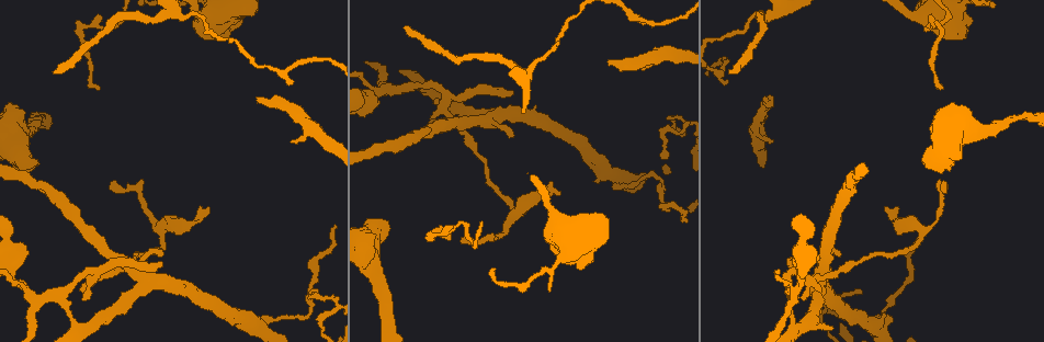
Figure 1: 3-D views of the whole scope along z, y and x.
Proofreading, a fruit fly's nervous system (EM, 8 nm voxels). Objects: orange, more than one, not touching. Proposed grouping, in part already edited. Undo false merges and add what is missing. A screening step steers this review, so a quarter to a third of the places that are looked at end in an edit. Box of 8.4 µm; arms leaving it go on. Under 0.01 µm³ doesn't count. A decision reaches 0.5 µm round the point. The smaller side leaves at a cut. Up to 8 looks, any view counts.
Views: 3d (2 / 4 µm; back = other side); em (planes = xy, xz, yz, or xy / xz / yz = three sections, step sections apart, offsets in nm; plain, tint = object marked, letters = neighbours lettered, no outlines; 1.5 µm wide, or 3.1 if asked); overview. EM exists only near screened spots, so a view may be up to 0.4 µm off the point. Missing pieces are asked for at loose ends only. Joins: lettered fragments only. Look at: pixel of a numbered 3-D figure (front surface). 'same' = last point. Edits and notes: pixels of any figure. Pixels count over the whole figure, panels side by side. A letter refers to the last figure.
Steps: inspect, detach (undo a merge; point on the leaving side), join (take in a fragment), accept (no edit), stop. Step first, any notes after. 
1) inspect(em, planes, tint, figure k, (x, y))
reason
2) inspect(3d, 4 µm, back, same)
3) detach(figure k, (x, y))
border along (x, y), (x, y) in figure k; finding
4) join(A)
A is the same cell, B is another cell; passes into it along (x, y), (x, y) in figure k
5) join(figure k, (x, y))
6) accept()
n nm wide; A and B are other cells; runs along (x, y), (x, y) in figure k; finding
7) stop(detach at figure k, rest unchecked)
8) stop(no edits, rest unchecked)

inspect(3d, 4 µm, figure 1, (801, 284))
calibre changes

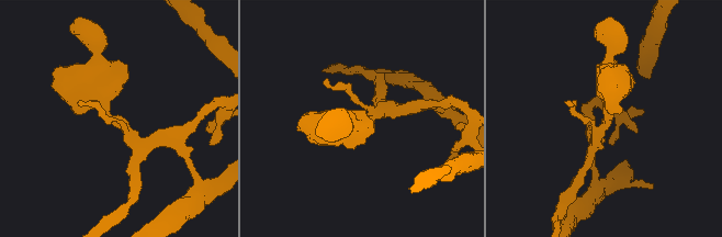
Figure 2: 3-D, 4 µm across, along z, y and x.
inspect(em, xy, step 8, tint, figure 2, (120, 119))
4 arms; shape alone is not enough

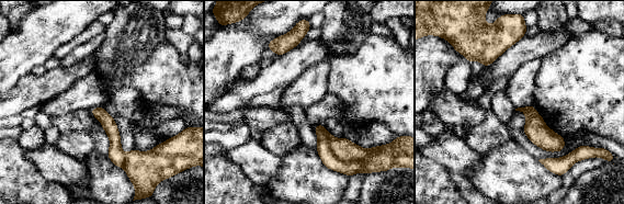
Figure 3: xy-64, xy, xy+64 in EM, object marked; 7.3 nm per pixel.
inspect(em, planes, letters, same)
another direction

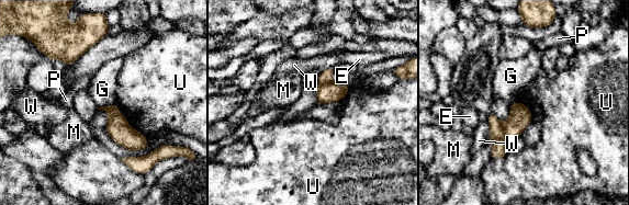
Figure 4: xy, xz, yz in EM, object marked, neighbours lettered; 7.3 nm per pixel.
detach(figure 4, (520, 116))
E, G, M, P, U and W are other cells; border along (502, 124), (506, 140) in figure 4; two neurons meet here

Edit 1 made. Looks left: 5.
inspect(em, yz, step 8, letters, figure 1, (832, 329))
an open end

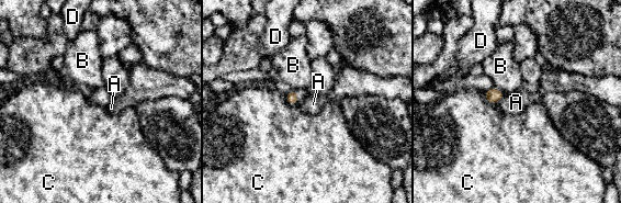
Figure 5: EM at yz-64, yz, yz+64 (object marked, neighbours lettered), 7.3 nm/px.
accept()
C touches over 120 nm; A, B, C and D are other cells; none of them fits

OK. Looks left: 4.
inspect(3d, 2 µm, back, figure 1, (392, 318))
thin neck

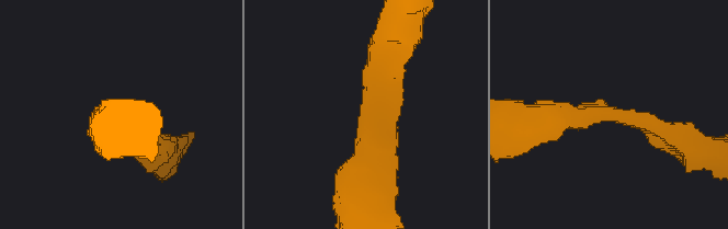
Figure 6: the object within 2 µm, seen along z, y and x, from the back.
inspect(em, planes, tint, figure 6, (367, 113))
arms of 280, 300 nm

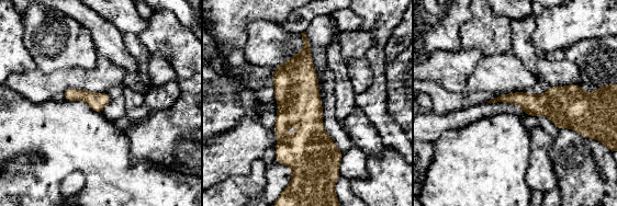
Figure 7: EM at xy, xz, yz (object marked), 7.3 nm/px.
inspect(em, planes, letters, same)
see the neighbours

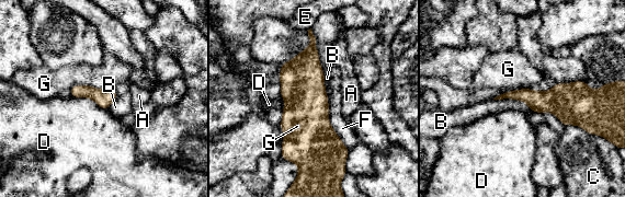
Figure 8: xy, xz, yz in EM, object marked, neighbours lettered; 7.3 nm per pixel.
accept()
A, B, C, D, E, F and G are other cells; border along (71, 95), (92, 99), (108, 109) in figure 8; one neuron here

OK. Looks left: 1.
stop(detach at figure 4, rest unchecked)

